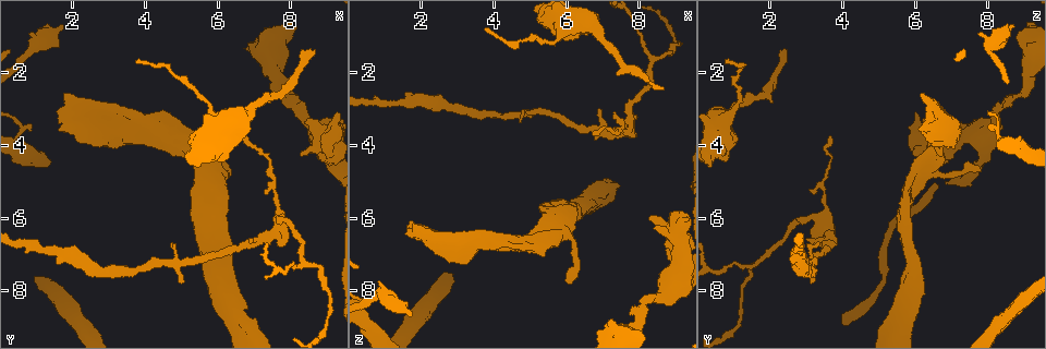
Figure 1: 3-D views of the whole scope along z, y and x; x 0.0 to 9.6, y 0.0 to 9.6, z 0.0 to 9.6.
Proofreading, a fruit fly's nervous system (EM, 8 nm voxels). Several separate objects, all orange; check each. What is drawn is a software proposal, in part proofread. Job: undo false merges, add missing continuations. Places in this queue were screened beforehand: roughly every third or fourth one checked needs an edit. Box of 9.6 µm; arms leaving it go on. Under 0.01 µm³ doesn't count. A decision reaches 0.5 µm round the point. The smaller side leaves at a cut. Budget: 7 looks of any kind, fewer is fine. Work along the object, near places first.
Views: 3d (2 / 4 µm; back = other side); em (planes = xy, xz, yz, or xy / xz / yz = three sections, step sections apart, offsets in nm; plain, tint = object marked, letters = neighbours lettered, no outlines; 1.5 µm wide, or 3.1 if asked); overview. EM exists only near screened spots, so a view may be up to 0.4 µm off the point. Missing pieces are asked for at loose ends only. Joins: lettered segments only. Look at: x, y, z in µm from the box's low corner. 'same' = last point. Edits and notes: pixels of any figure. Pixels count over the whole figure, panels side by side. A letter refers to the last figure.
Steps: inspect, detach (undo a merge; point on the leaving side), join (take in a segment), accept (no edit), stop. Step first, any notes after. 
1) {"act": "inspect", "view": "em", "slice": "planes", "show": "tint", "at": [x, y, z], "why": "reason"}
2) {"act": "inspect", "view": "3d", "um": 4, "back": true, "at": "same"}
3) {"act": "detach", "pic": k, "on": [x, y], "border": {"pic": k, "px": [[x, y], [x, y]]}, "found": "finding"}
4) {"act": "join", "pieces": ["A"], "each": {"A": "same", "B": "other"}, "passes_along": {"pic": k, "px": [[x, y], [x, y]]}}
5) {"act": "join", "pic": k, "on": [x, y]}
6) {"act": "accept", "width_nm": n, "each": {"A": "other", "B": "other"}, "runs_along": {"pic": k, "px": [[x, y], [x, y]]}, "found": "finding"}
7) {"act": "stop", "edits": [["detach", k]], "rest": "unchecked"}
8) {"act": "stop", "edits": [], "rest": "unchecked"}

{"act": "inspect", "view": "3d", "um": 4, "at": [8.60, 1.35, 2.35], "why": "free end"}

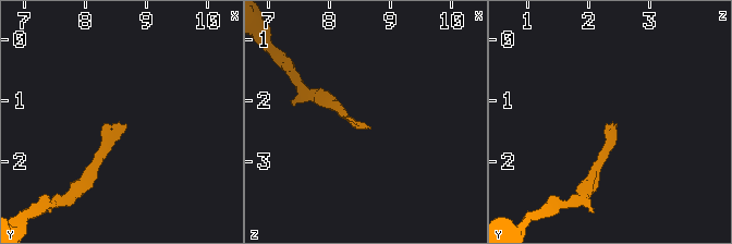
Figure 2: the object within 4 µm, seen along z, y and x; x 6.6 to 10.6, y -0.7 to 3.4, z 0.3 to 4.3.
{"act": "inspect", "view": "em", "slice": "planes", "show": "letters", "at": [8.60, 1.35, 2.35], "why": "shape alone is not enough"}

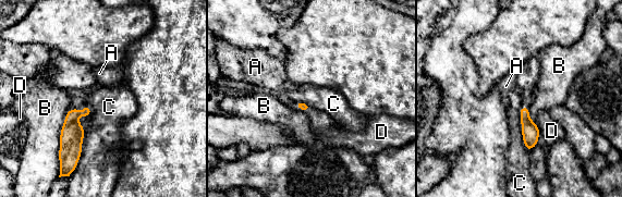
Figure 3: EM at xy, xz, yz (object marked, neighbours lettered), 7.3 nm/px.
{"act": "accept", "each": {"A": "other", "B": "other", "C": "other", "D": "other"}, "border": {"pic": 3, "px": [[77, 120], [84, 138], [73, 171]]}, "found": "no lettered segment goes on from it"}

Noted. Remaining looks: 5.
{"act": "inspect", "view": "em", "slice": "xz", "step": 4, "show": "tint", "at": [8.45, 3.45, 6.25], "why": "thick end"}

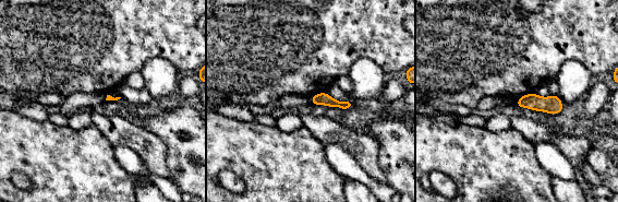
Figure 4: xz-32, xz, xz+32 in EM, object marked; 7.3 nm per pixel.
{"act": "inspect", "view": "em", "slice": "planes", "show": "letters", "at": "same", "why": "cut it another way"}

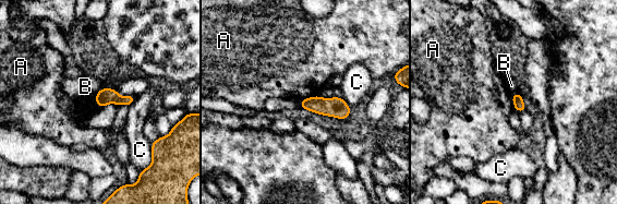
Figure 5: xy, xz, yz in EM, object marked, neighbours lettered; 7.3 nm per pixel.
{"act": "accept", "longest_contact_nm": ["C", 240], "each": {"A": "other", "B": "other", "C": "other"}, "border": {"pic": 5, "px": [[317, 94], [305, 97], [299, 103]]}, "found": "none of them fits"}

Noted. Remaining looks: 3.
{"act": "inspect", "view": "3d", "um": 2, "at": [5.80, 4.40, 6.40], "why": "looks like a crossing"}

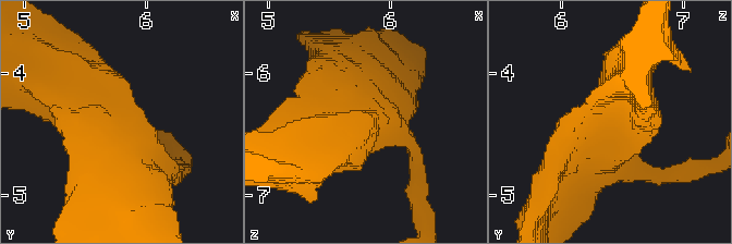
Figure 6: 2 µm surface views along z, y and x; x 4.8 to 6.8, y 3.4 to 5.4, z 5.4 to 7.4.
{"act": "inspect", "view": "em", "slice": "planes", "show": "letters", "at": [5.80, 4.44, 6.36]}

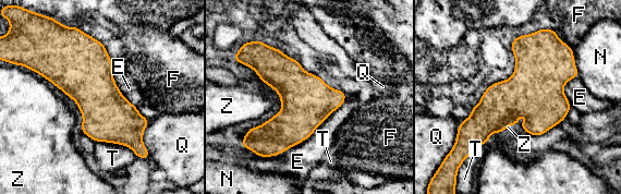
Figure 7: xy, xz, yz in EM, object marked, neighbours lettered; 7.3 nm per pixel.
{"act": "accept", "each": {"E": "other", "F": "other", "N": "other", "Q": "other", "T": "other", "Z": "other"}, "border": {"pic": 7, "px": [[346, 95], [308, 137], [263, 157]]}, "found": "all the same neuron"}

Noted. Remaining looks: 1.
{"act": "stop", "edits": [], "rest": "unchecked"}

